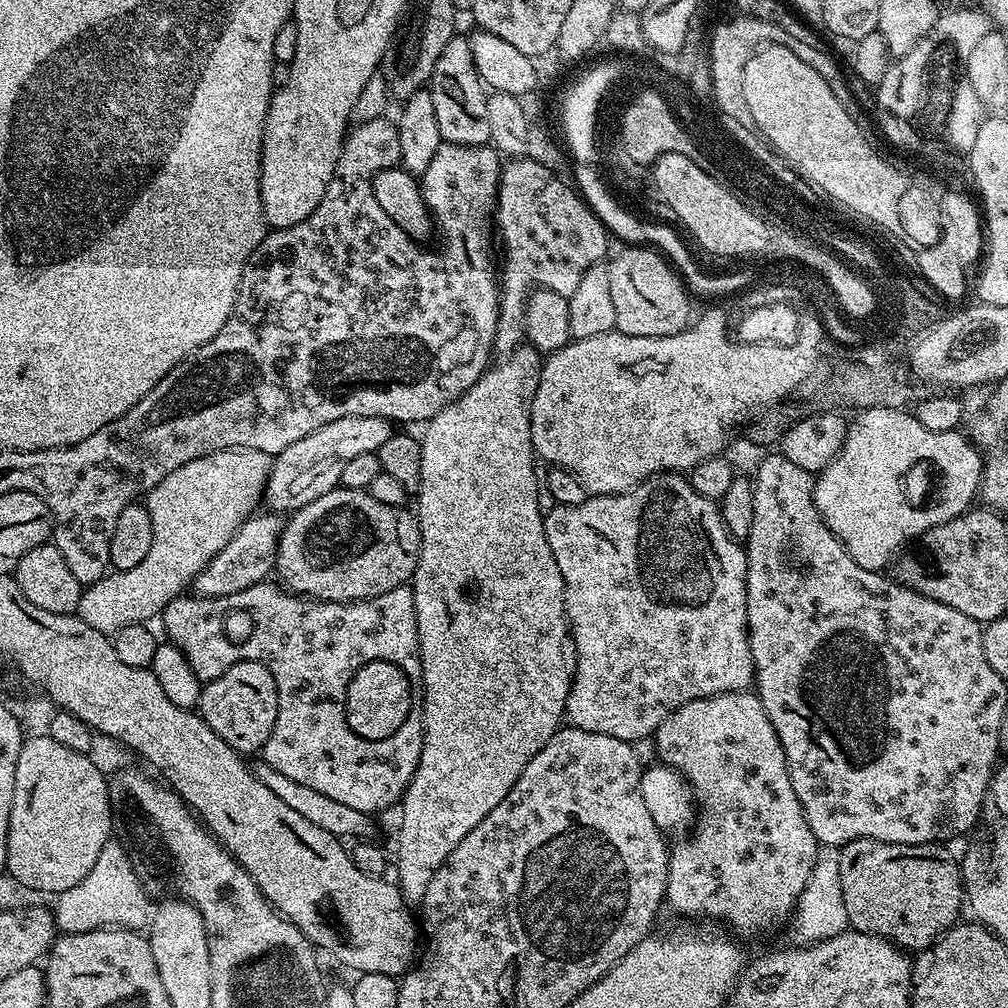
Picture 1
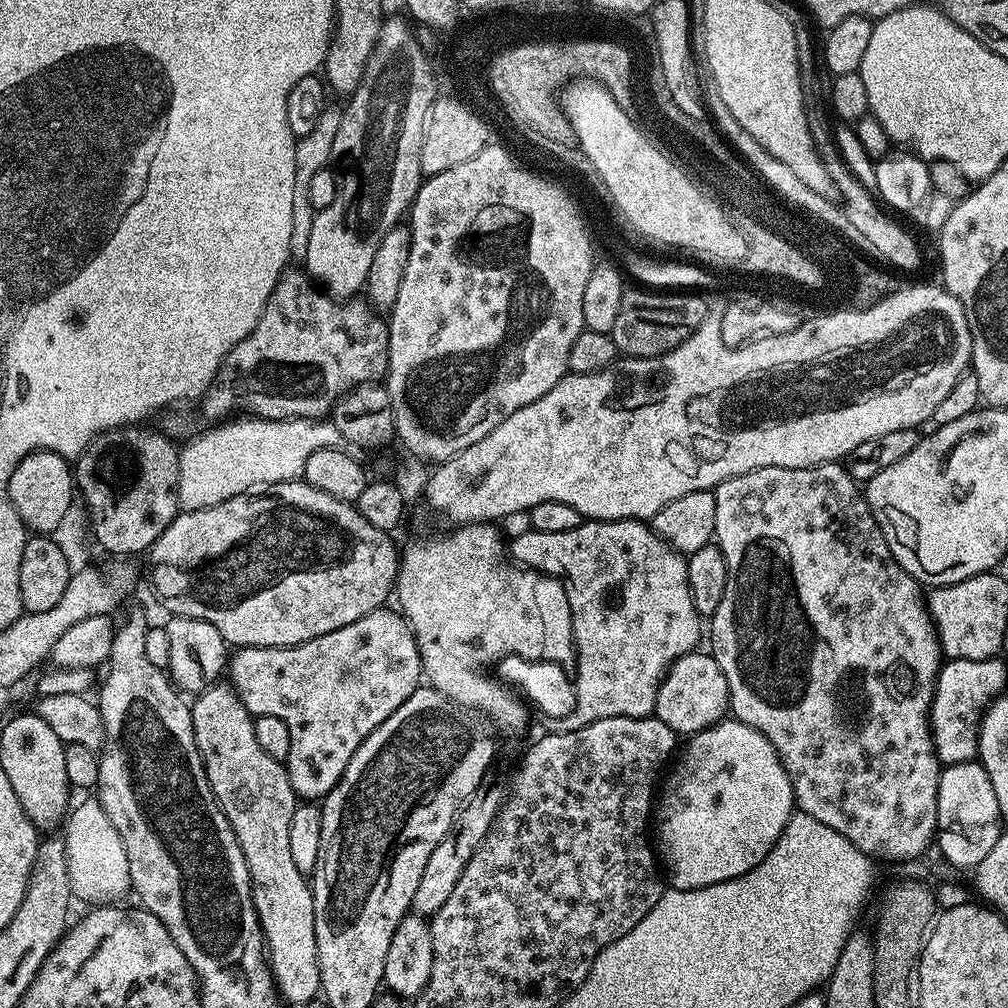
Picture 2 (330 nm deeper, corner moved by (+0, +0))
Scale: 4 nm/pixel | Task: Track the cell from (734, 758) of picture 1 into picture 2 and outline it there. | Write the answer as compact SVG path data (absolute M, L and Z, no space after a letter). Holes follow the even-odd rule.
M700 651L687 652L676 660L668 669L668 675L660 683L656 695L656 719L666 722L666 726L670 726L670 730L677 734L705 732L720 723L730 712L726 674L722 674L718 662L711 654Z

